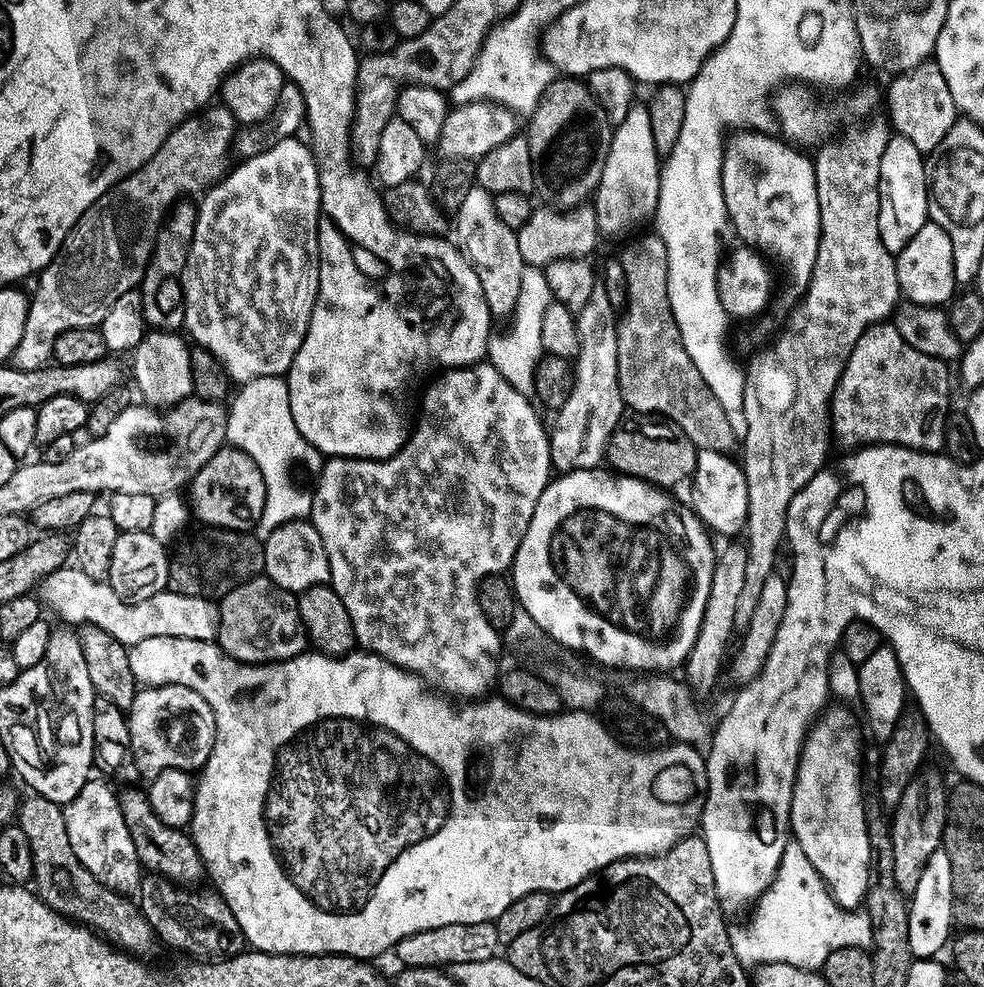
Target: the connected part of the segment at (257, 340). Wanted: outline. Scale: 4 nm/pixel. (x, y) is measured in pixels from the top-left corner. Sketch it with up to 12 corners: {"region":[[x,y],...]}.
{"region":[[300,138],[203,193],[184,328],[232,382],[284,376],[320,292]]}

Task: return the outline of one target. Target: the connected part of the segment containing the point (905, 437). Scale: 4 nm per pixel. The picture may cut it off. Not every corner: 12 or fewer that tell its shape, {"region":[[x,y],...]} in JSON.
{"region":[[870,325],[830,432],[855,450],[944,447],[945,361]]}

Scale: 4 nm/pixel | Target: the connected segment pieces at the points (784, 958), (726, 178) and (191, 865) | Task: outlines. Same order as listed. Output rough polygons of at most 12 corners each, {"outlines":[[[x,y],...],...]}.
{"outlines":[[[795,842],[734,936],[745,966],[820,970],[867,949],[865,913],[840,908]],[[764,130],[727,137],[731,227],[799,298],[820,241],[815,163]],[[147,791],[117,796],[140,865],[178,886],[205,877],[191,835],[154,814]]]}

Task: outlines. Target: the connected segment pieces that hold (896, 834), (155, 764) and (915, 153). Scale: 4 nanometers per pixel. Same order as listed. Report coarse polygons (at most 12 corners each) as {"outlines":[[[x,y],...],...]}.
{"outlines":[[[917,771],[890,816],[894,882],[911,894],[941,851],[949,789]],[[190,686],[139,689],[130,709],[141,777],[203,769],[214,710]],[[889,135],[878,234],[901,252],[928,219],[925,153]]]}

